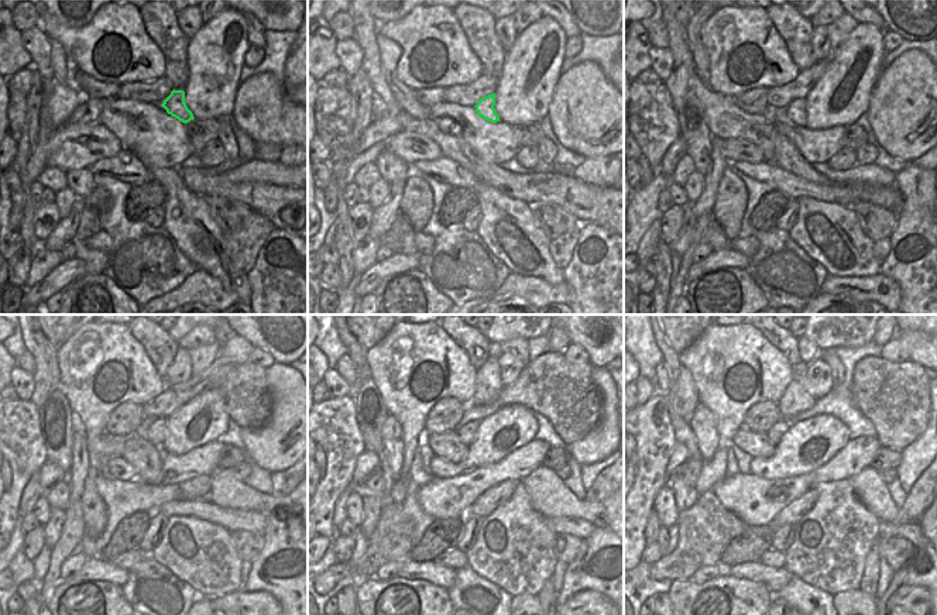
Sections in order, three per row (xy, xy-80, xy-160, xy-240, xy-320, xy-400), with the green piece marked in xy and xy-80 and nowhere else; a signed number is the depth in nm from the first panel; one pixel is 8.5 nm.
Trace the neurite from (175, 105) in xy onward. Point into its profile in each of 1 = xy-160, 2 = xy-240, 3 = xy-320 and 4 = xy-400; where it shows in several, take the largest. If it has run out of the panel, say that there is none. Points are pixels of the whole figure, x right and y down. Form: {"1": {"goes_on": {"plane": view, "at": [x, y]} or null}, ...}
{"1": {"goes_on": {"plane": "xy-160", "at": [796, 110]}}, "2": {"goes_on": {"plane": "xy-240", "at": [155, 433]}}, "3": {"goes_on": {"plane": "xy-320", "at": [467, 432]}}, "4": {"goes_on": {"plane": "xy-400", "at": [776, 430]}}}

